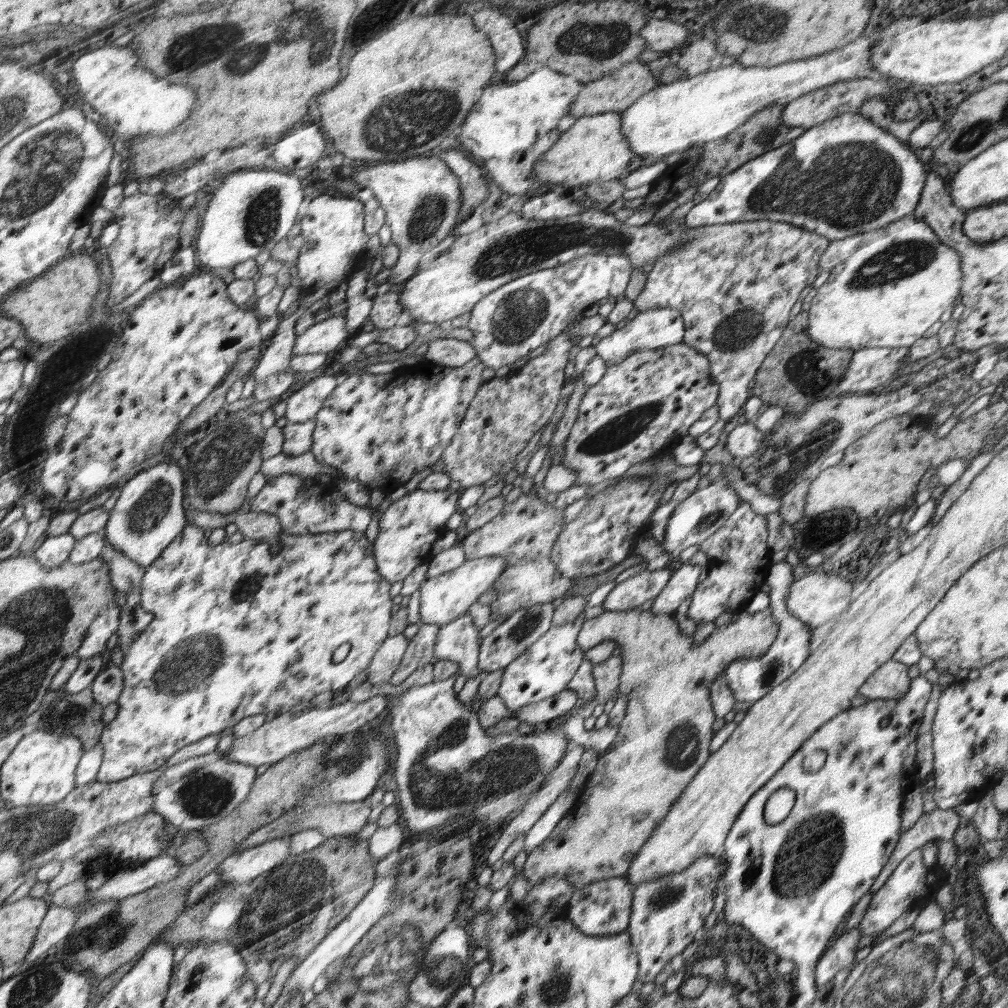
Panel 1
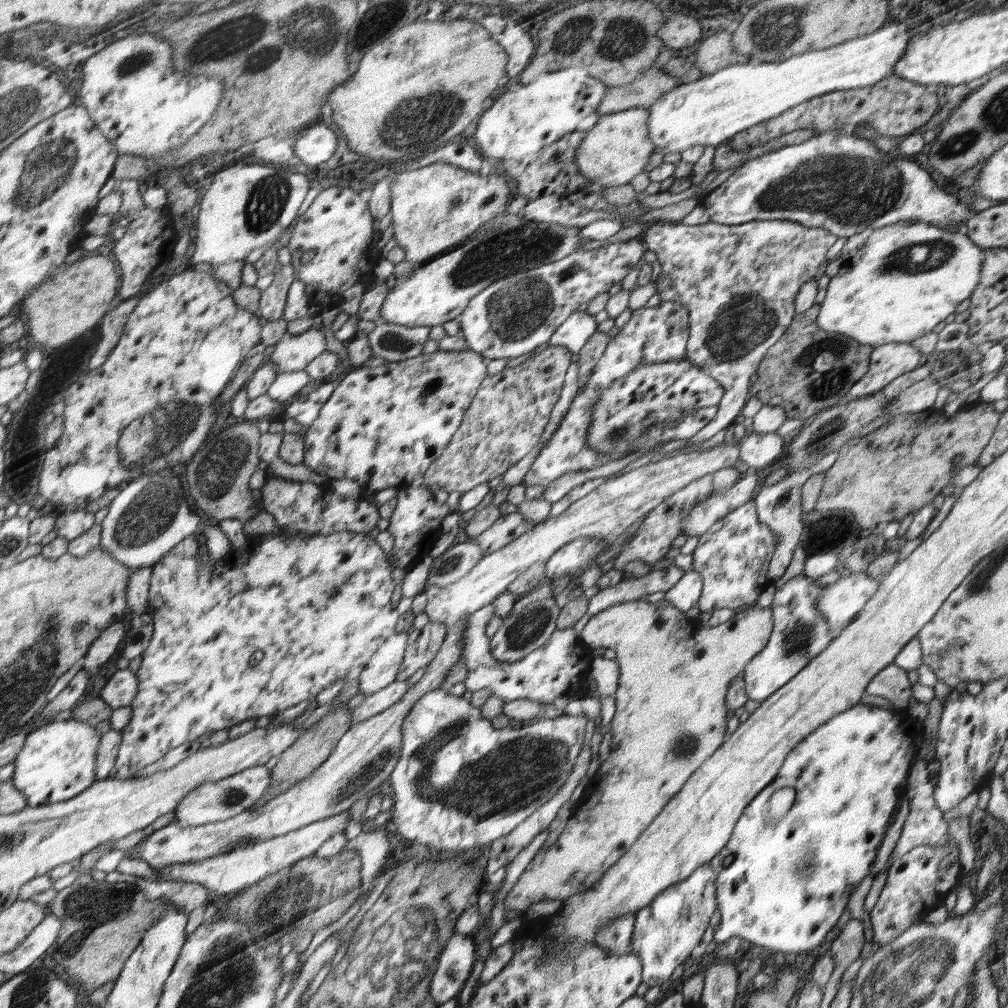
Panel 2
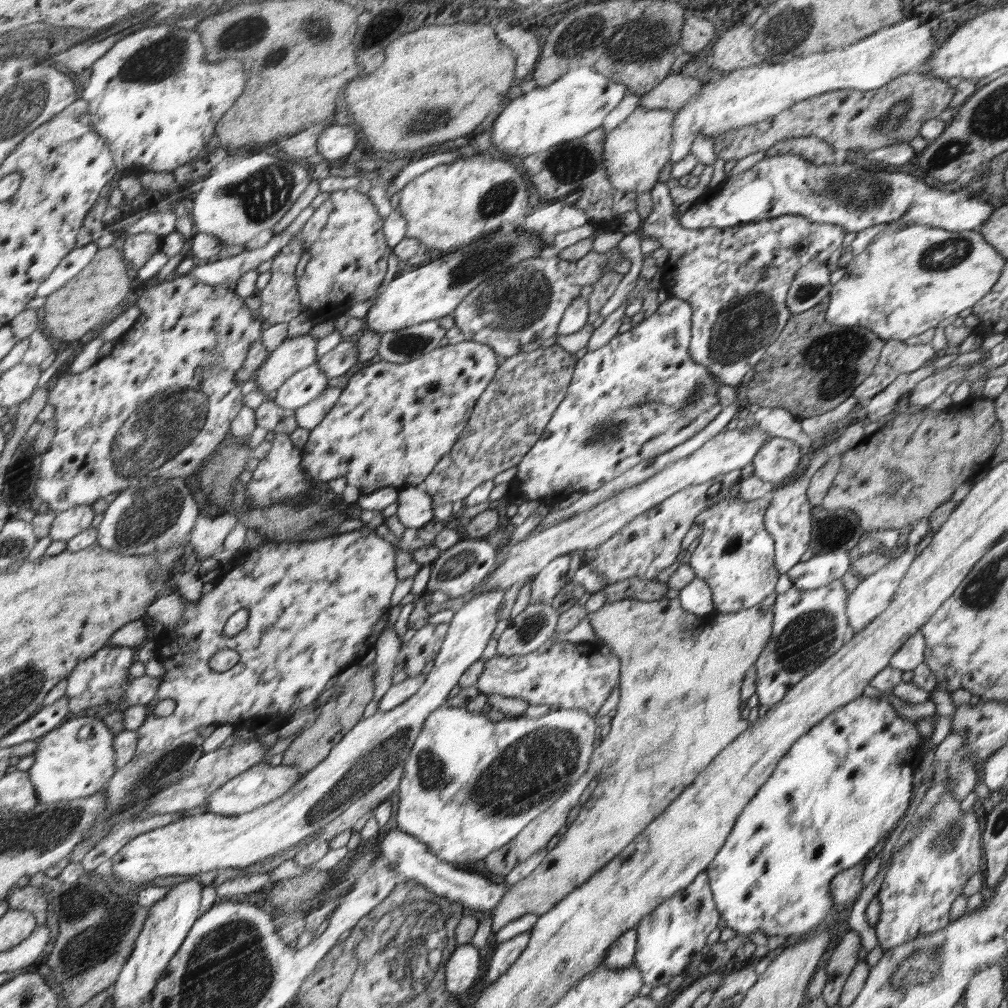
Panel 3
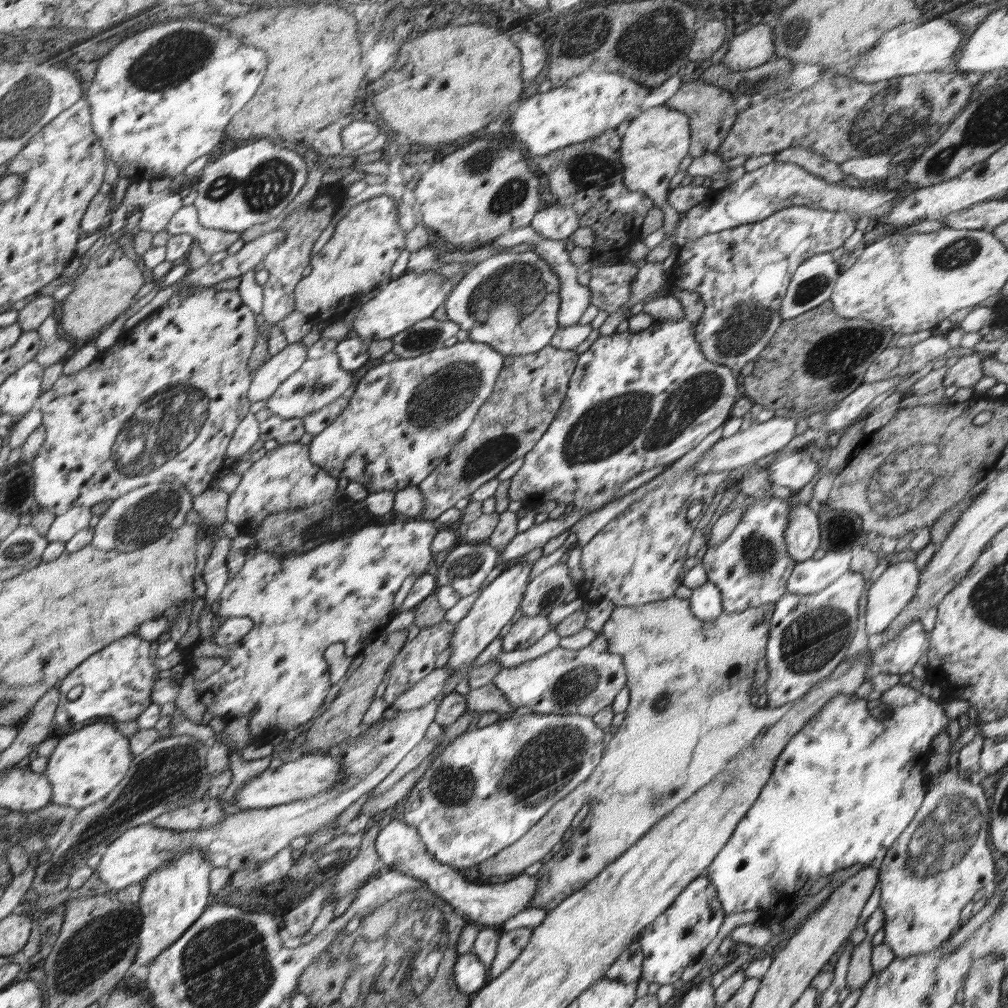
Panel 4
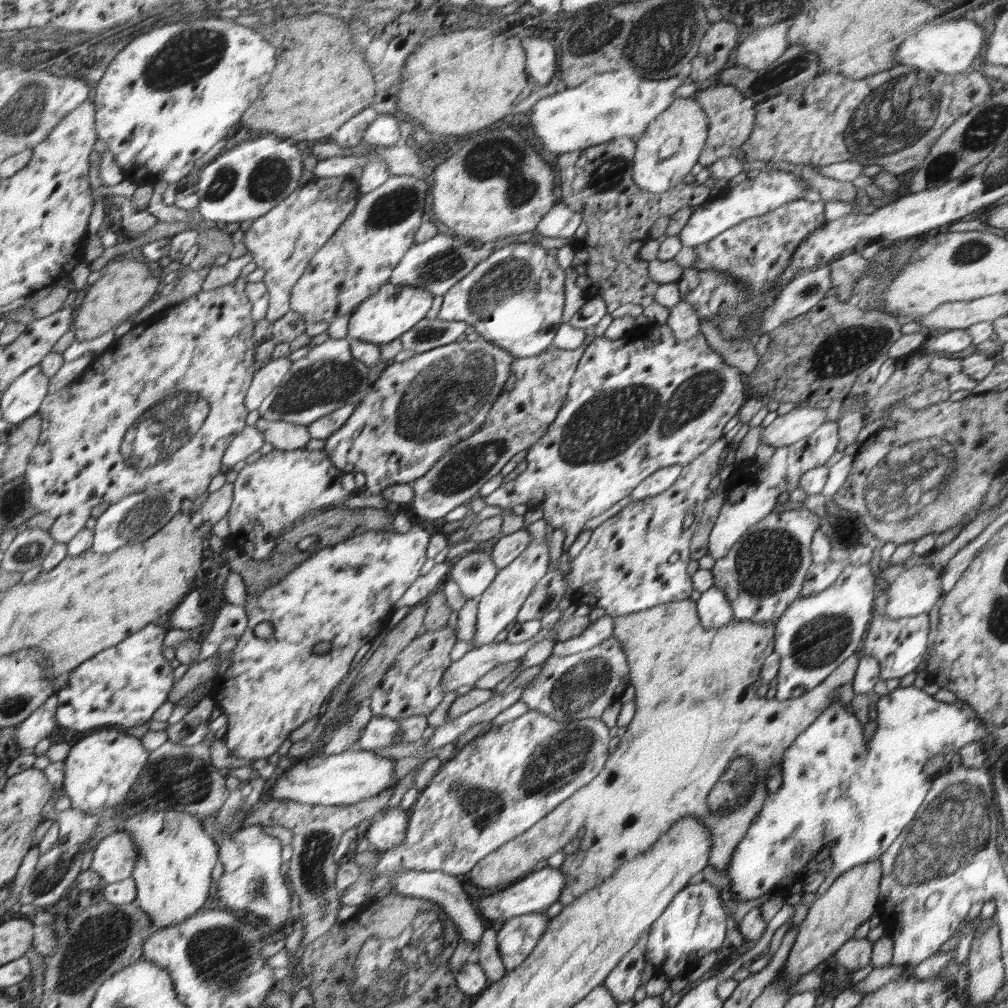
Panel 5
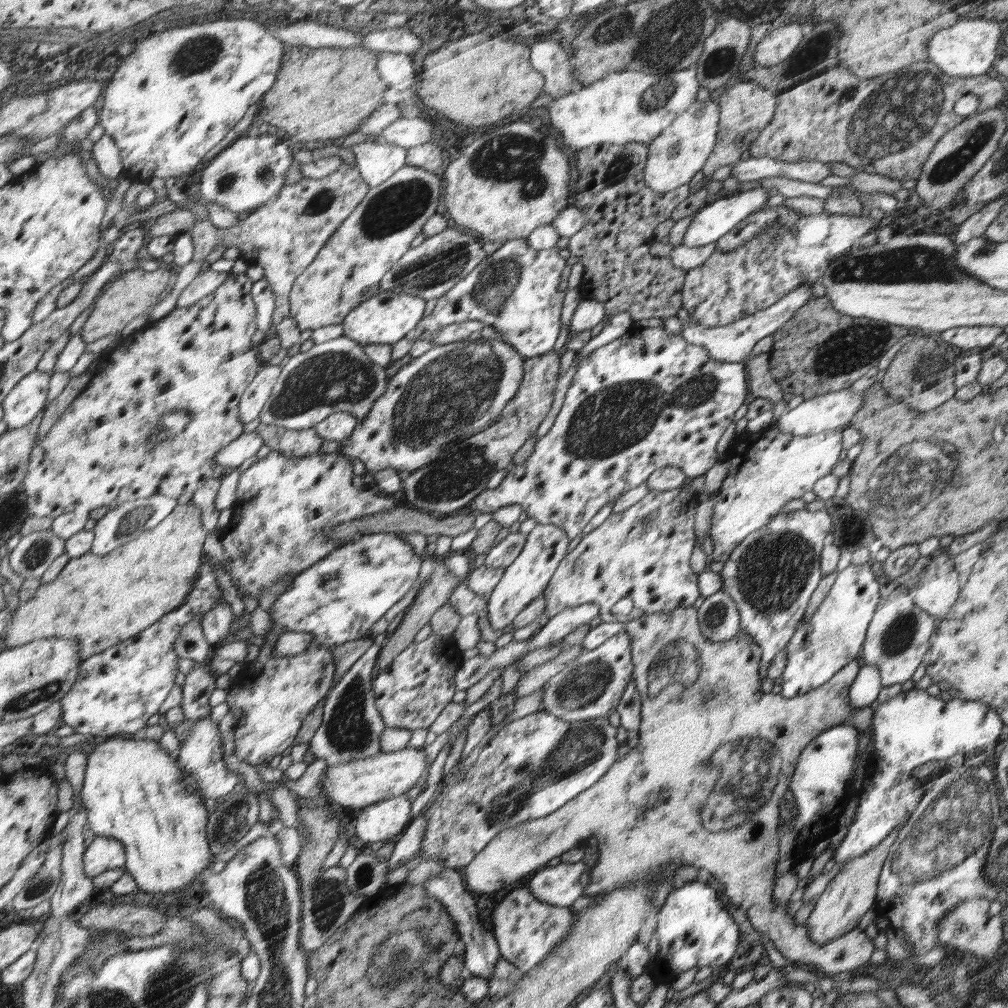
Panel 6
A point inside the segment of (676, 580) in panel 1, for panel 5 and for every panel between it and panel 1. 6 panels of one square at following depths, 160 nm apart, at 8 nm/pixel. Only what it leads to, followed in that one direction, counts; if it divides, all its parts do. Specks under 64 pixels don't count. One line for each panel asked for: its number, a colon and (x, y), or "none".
2: (684, 595)
3: (696, 597)
4: (706, 602)
5: (713, 607)

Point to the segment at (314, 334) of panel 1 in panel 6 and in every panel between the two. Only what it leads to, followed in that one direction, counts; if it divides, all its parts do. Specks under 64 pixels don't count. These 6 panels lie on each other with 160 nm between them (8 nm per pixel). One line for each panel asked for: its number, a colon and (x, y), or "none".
2: (292, 353)
3: (292, 355)
4: (267, 378)
5: (266, 379)
6: (252, 401)

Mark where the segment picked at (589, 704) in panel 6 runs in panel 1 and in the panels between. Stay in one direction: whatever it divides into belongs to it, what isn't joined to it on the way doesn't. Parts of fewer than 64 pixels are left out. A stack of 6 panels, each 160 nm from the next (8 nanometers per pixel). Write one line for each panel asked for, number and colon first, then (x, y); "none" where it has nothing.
1: (546, 669)
2: (560, 668)
3: (565, 675)
4: (564, 682)
5: (584, 685)

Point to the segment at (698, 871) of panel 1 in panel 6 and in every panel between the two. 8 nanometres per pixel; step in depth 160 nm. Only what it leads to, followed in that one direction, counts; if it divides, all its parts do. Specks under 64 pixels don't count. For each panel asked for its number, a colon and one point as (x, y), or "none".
2: (665, 932)
3: (667, 938)
4: (687, 927)
5: (694, 924)
6: (692, 929)

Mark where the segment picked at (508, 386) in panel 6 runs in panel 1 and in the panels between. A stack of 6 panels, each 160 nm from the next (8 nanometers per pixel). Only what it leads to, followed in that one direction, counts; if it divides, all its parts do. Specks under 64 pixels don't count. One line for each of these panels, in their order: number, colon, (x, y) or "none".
1: (383, 430)
2: (382, 427)
3: (392, 423)
4: (405, 416)
5: (419, 409)

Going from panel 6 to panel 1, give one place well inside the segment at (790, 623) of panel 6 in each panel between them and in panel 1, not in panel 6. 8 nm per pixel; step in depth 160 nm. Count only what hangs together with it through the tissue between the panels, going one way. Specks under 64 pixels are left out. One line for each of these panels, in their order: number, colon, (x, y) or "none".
1: (744, 532)
2: (732, 556)
3: (735, 556)
4: (751, 567)
5: (763, 572)

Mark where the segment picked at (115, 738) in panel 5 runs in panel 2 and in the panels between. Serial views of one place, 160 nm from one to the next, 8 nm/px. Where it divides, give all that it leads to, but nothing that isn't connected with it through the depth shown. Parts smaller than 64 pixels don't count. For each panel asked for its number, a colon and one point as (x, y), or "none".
2: (59, 762)
3: (67, 767)
4: (90, 763)

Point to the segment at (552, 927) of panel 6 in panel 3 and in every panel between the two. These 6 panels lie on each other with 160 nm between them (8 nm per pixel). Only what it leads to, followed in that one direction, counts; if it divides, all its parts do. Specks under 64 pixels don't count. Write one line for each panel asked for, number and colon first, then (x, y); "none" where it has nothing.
3: (506, 954)
4: (510, 944)
5: (517, 937)

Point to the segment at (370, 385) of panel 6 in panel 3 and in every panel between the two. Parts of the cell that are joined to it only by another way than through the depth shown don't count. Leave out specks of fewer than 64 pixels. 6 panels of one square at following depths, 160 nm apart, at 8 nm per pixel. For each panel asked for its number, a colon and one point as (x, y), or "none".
3: (305, 385)
4: (317, 382)
5: (328, 377)

